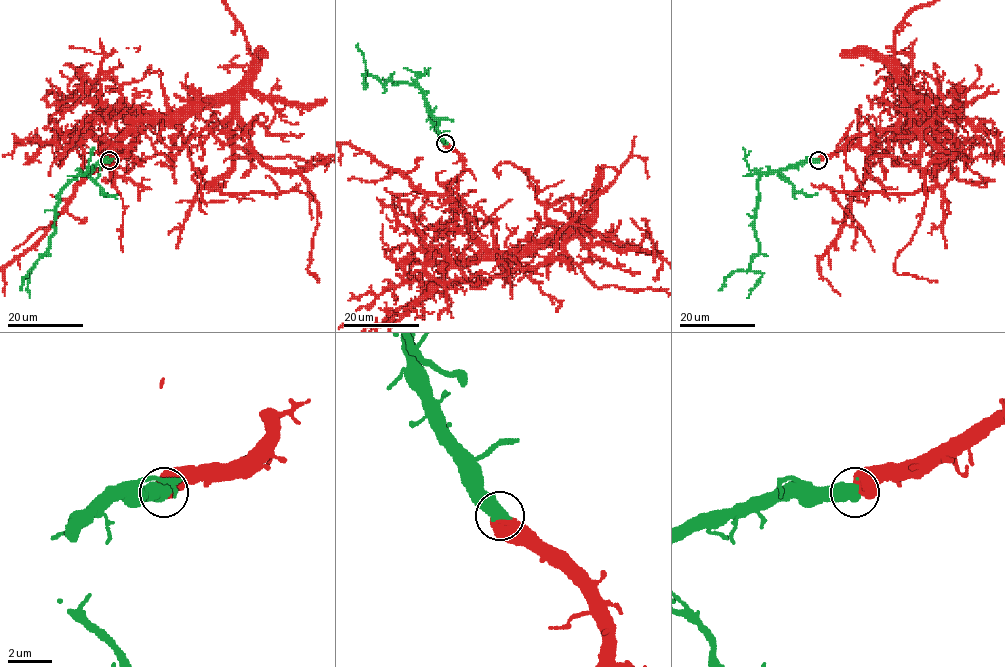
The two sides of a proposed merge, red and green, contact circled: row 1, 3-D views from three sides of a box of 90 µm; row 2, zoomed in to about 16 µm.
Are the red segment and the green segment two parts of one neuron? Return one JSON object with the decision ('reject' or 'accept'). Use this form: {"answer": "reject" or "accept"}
{"answer": "accept"}

